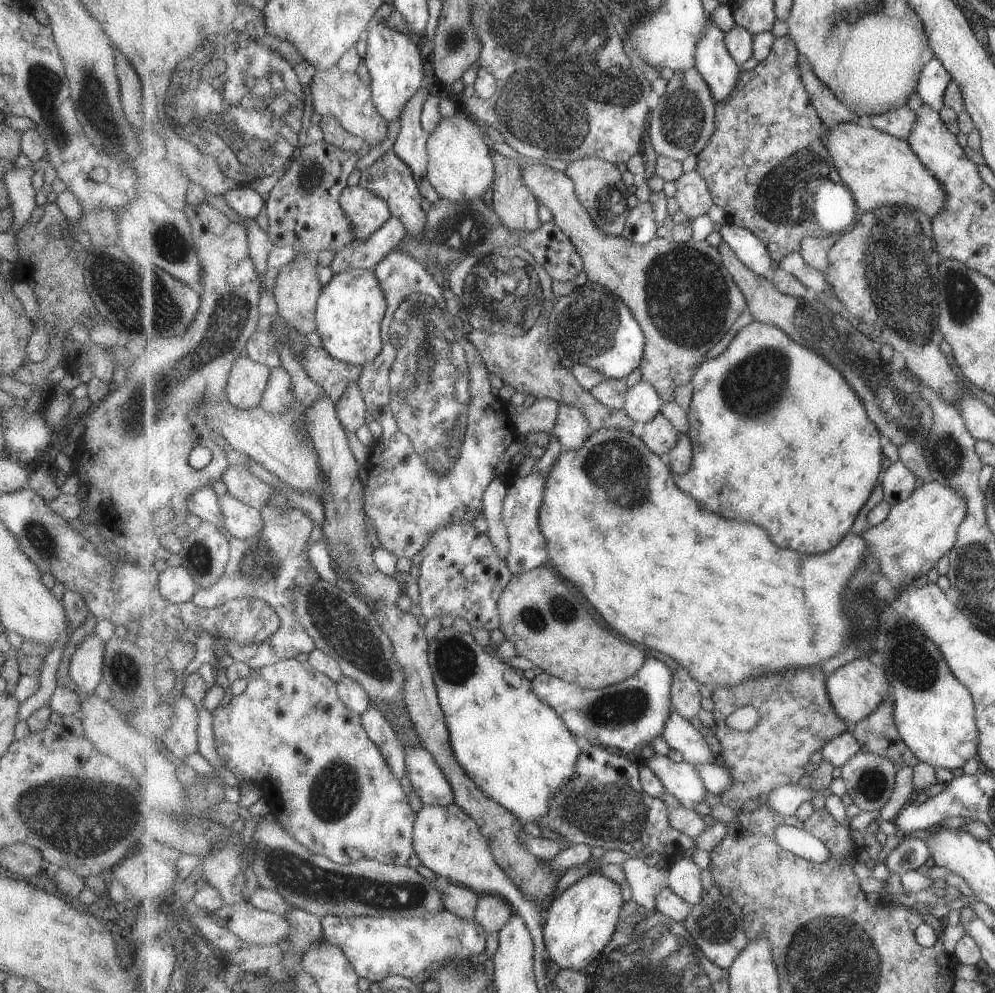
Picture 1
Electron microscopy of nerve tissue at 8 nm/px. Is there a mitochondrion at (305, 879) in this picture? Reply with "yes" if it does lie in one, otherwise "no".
yes

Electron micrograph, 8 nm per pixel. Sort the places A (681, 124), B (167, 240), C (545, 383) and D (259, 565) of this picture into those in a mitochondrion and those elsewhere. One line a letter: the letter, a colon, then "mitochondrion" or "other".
A: mitochondrion
B: mitochondrion
C: other
D: mitochondrion

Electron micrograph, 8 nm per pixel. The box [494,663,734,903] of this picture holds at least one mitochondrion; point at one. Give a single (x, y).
(617, 812)

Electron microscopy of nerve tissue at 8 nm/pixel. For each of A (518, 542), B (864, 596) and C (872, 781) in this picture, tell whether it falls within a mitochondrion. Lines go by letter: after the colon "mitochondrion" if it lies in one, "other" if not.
A: other
B: mitochondrion
C: mitochondrion

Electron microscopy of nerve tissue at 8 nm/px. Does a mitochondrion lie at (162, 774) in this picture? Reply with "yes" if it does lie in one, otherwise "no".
no

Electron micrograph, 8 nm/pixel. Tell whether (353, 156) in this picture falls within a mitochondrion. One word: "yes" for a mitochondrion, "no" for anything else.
no

